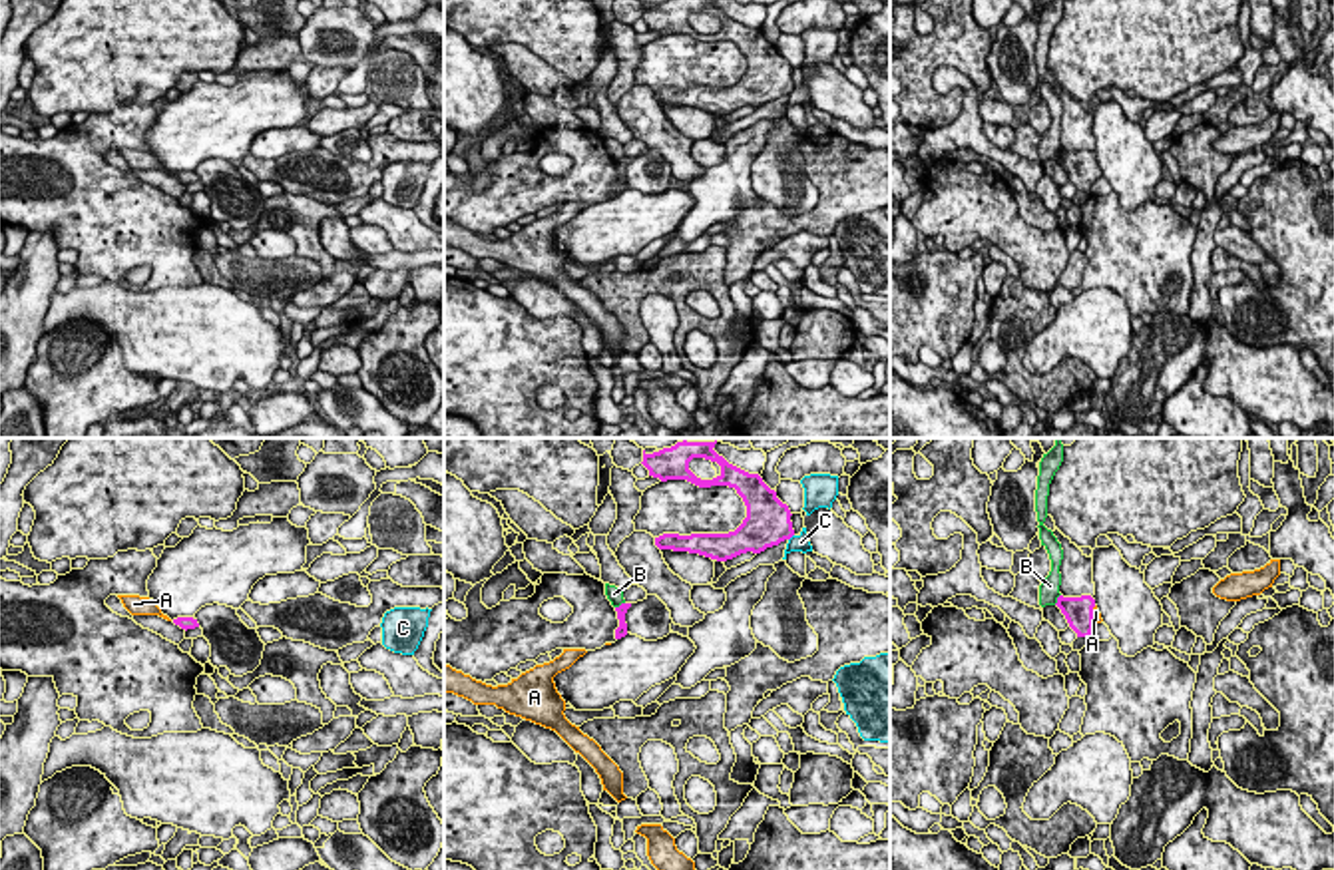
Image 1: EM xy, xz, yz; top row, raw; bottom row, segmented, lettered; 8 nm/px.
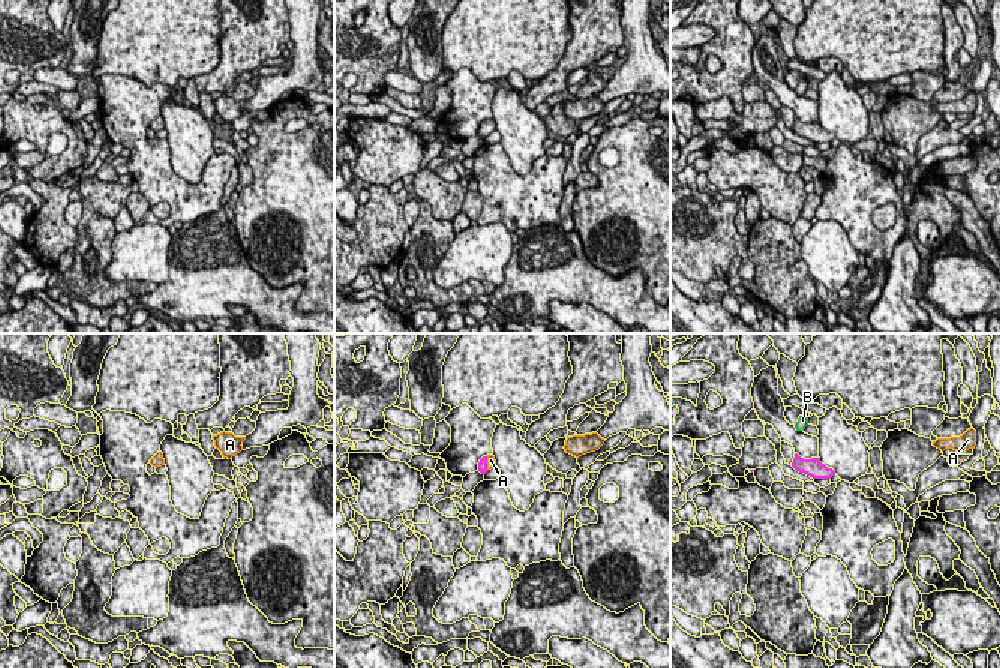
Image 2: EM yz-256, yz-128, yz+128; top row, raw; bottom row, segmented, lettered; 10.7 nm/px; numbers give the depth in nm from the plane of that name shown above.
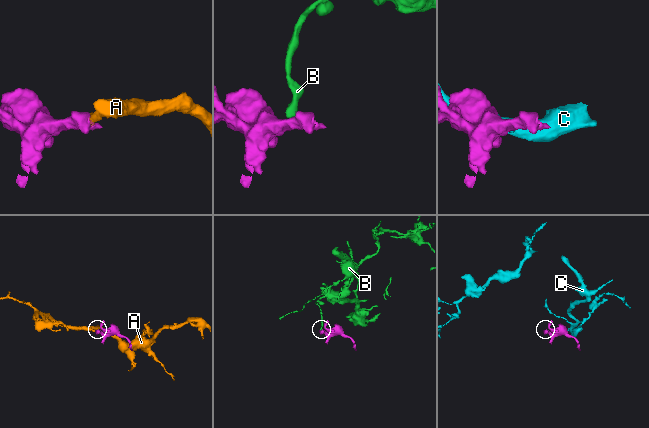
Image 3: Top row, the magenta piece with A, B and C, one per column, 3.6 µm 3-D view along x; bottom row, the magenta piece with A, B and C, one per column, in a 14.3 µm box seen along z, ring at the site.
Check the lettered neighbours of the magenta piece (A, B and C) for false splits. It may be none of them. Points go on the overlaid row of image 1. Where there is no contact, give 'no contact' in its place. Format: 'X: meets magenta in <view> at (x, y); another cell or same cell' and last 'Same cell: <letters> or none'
A: meets magenta in yz at (1092, 616); same cell
B: meets magenta in yz at (1058, 600); another cell
C: meets magenta in xz at (791, 536); another cell
Same cell: A

